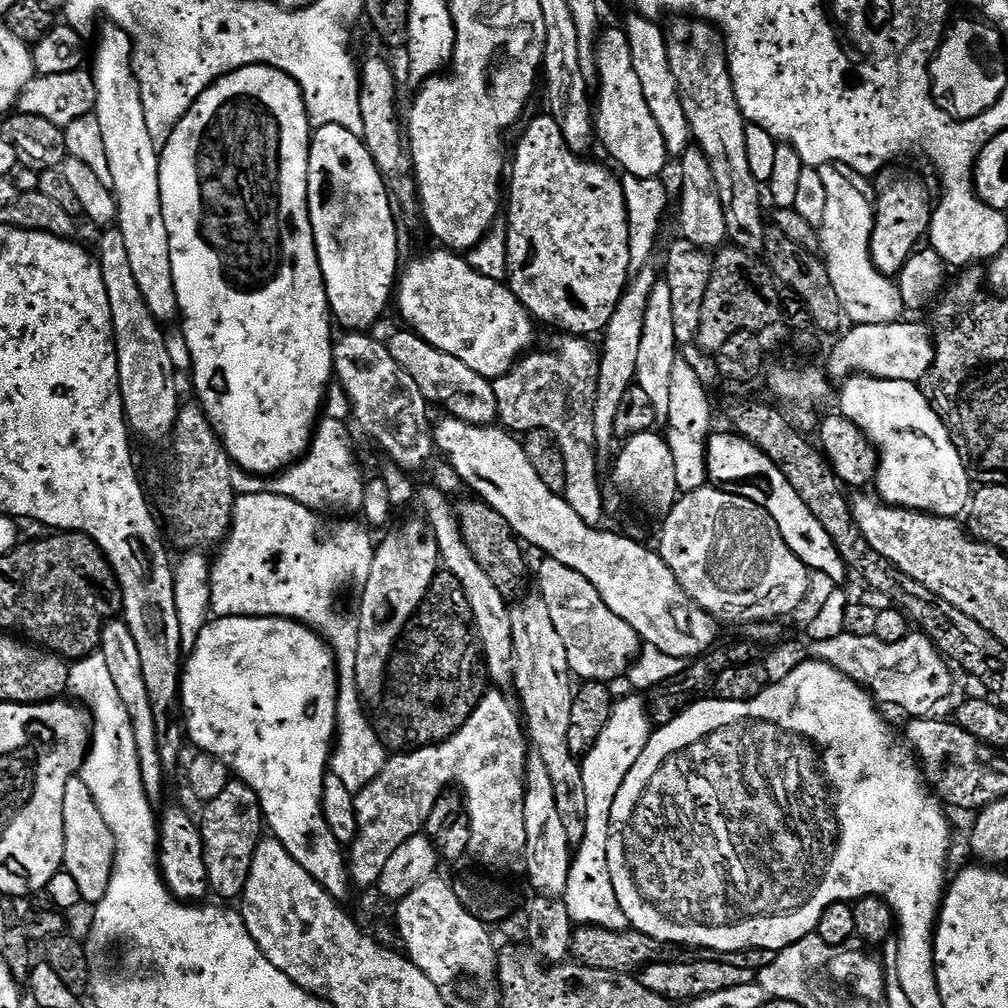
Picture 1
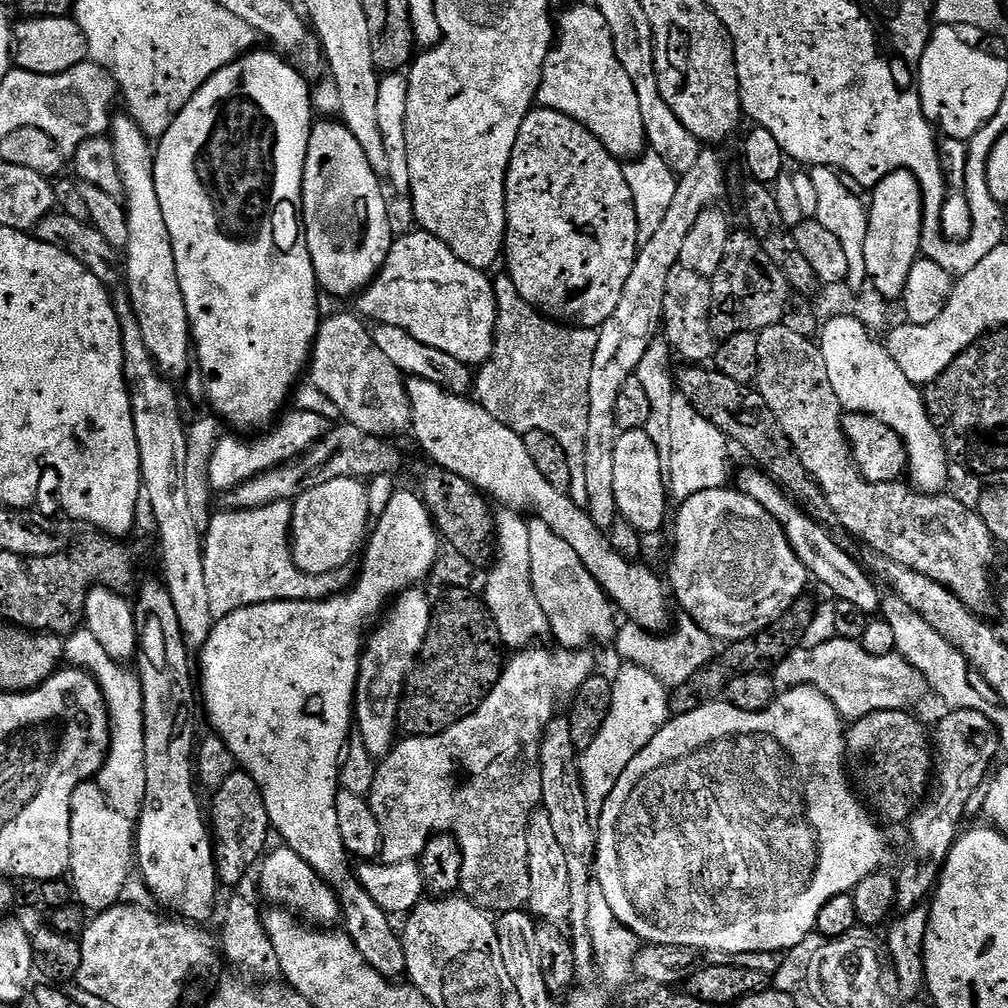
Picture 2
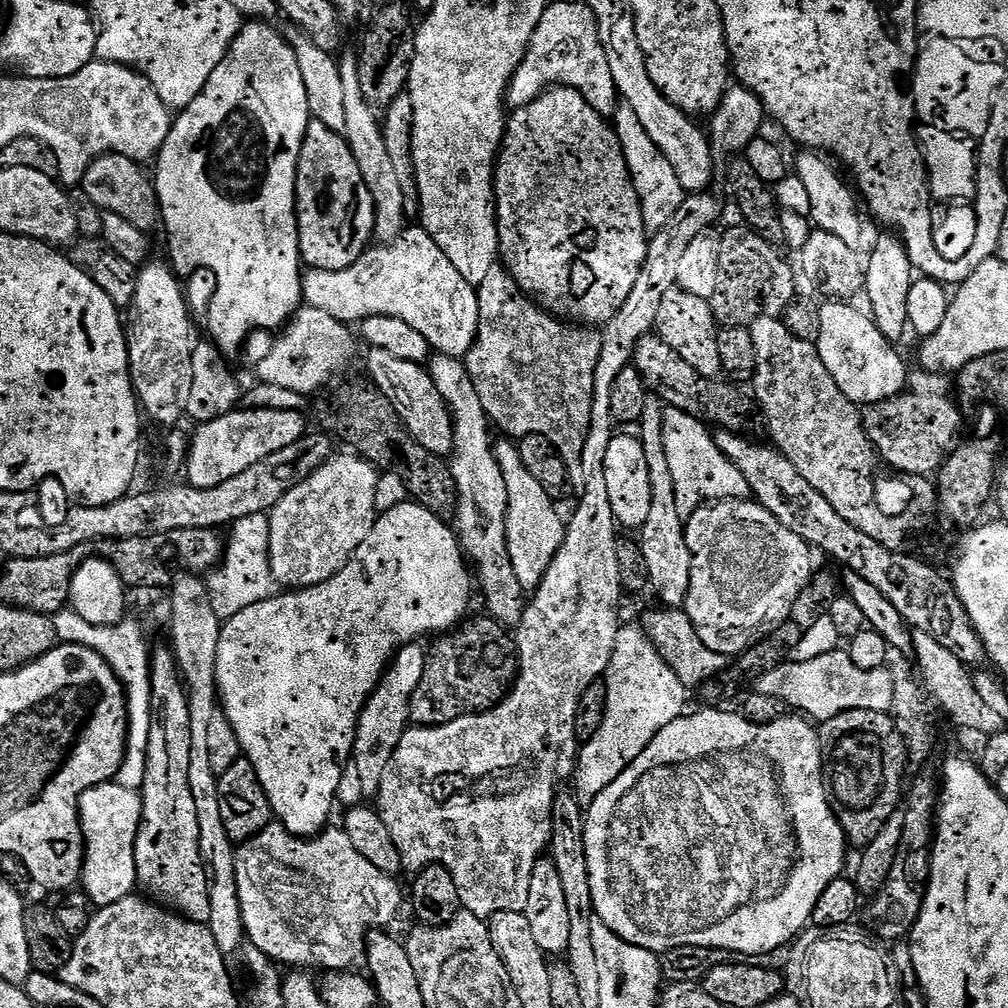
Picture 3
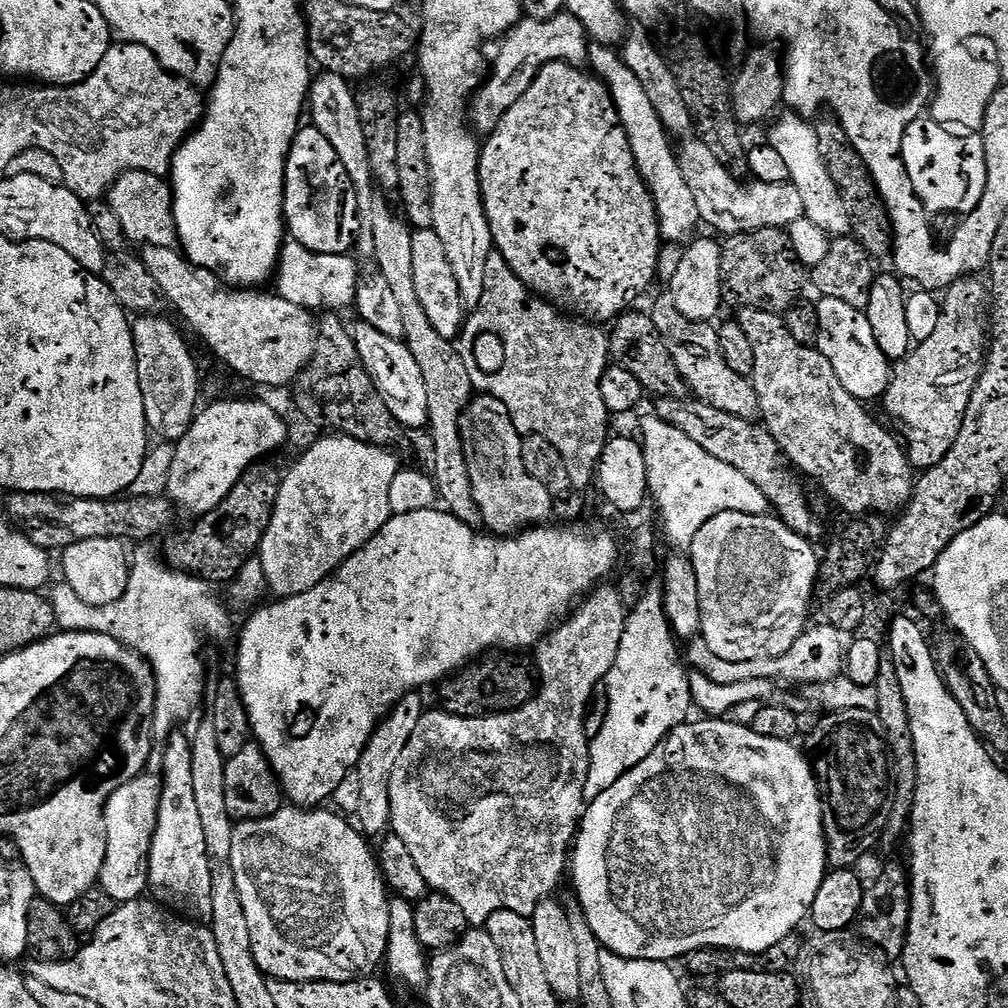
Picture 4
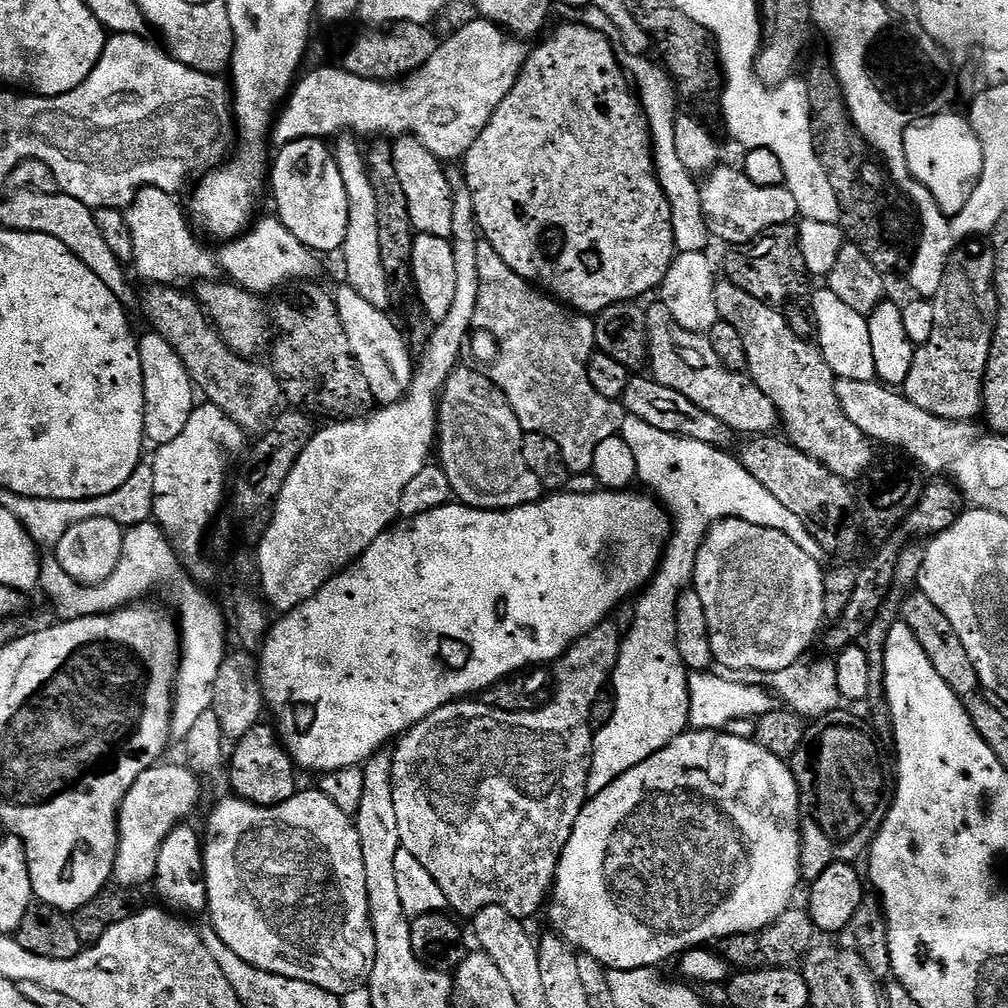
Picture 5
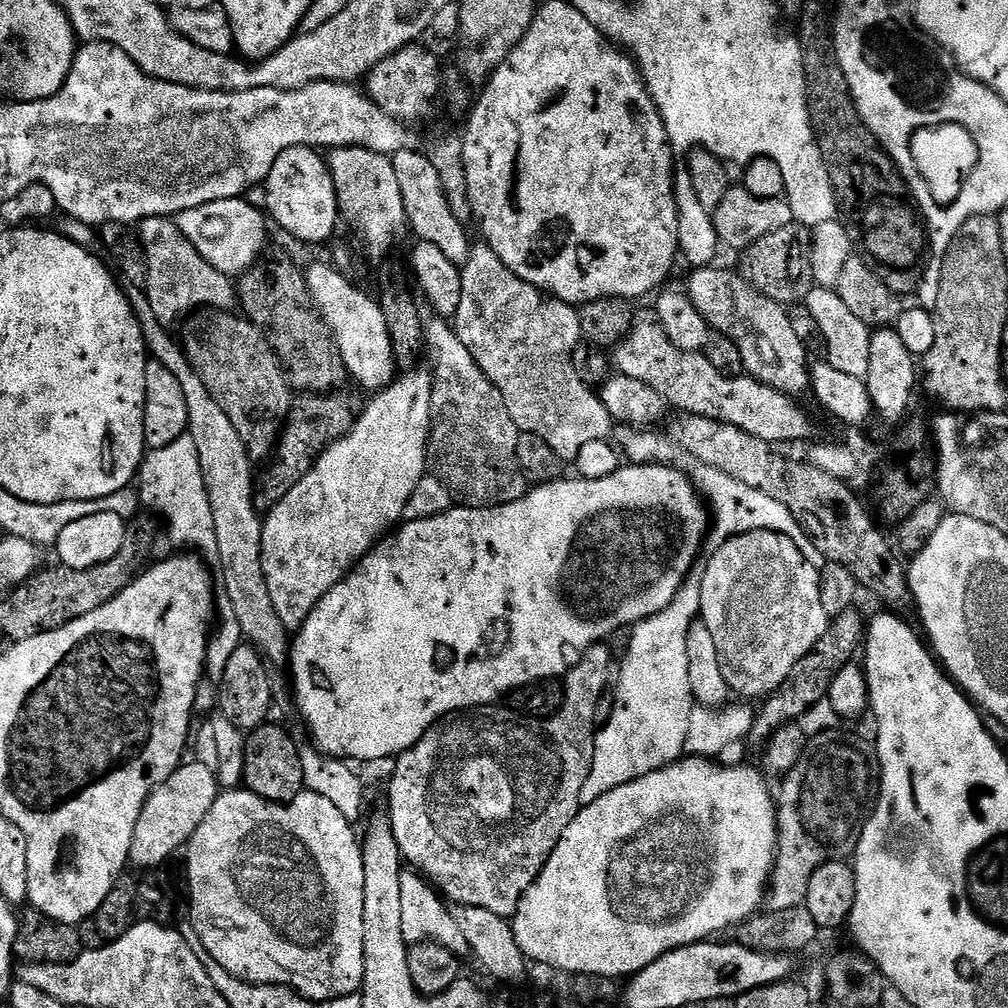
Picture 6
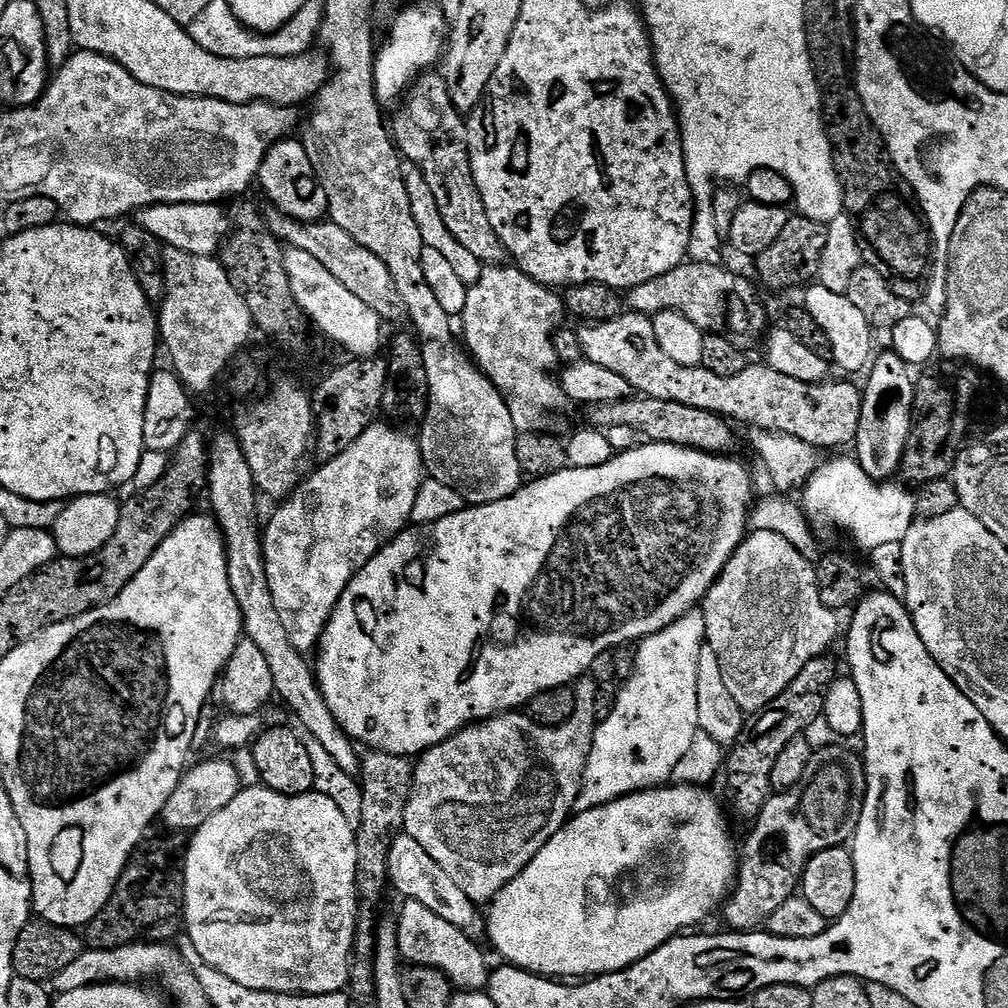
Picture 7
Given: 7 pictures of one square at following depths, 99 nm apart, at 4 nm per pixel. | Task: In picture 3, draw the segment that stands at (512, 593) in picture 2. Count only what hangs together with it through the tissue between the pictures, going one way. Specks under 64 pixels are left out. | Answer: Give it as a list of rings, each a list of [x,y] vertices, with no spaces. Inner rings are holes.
[[[433,355],[430,371],[434,386],[438,386],[438,394],[442,394],[448,403],[454,423],[454,447],[450,453],[452,477],[456,483],[454,531],[467,559],[480,567],[478,588],[480,584],[488,599],[487,611],[492,619],[499,620],[505,626],[515,626],[524,616],[526,589],[518,582],[518,574],[514,574],[508,553],[506,478],[502,478],[502,470],[493,452],[494,440],[488,437],[490,421],[463,359]]]

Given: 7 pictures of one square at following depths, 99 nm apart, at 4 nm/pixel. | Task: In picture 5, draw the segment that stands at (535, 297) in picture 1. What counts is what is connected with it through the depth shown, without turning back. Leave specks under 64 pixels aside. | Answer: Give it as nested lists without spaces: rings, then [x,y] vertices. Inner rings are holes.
[[[564,24],[541,48],[532,48],[528,54],[528,61],[524,63],[524,68],[520,71],[520,76],[514,82],[514,90],[510,90],[510,94],[506,94],[506,98],[502,98],[502,102],[498,106],[498,110],[494,110],[494,114],[490,118],[490,122],[486,126],[486,130],[482,130],[482,134],[478,134],[478,138],[474,142],[474,146],[470,146],[470,150],[462,158],[464,164],[464,172],[468,175],[466,187],[468,193],[472,195],[472,209],[476,215],[476,226],[479,235],[487,241],[490,246],[494,246],[494,250],[498,250],[498,258],[502,258],[502,262],[506,262],[506,266],[510,266],[510,270],[514,270],[529,284],[537,289],[543,290],[545,293],[551,294],[559,303],[581,313],[581,314],[599,314],[602,310],[606,310],[615,304],[635,301],[636,296],[644,296],[651,288],[659,289],[664,283],[666,274],[670,270],[673,260],[676,259],[678,253],[676,243],[674,242],[674,226],[672,225],[672,214],[670,212],[670,202],[666,198],[666,194],[662,190],[662,186],[656,177],[656,164],[652,161],[652,135],[648,133],[648,120],[644,117],[644,110],[640,107],[640,101],[633,89],[630,87],[629,77],[626,75],[625,65],[622,60],[616,57],[616,52],[612,49],[612,44],[600,32],[595,32],[592,28],[587,28],[584,24]]]

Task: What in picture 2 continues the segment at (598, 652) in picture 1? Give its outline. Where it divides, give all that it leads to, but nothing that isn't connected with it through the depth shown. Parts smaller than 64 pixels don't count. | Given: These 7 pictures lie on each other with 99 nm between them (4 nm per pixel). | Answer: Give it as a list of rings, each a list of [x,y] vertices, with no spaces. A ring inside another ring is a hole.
[[[532,518],[528,520],[530,530],[530,574],[534,582],[534,594],[538,598],[538,606],[542,606],[542,614],[546,614],[551,635],[556,635],[556,640],[561,649],[584,650],[589,647],[591,640],[611,641],[617,635],[618,621],[614,605],[604,593],[604,587],[592,577],[590,570],[582,566],[582,558],[574,554],[574,546],[566,542],[566,538],[558,538],[546,522]]]

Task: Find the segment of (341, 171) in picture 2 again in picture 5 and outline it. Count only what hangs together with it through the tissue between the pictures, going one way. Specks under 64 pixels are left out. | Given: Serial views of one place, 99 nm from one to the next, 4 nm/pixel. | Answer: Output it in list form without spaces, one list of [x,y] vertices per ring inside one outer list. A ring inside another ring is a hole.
[[[299,140],[283,145],[276,156],[276,165],[270,168],[270,192],[276,195],[275,215],[302,242],[317,254],[343,249],[348,225],[348,199],[346,186],[342,186],[342,174],[338,174],[338,162],[333,149],[324,140]]]

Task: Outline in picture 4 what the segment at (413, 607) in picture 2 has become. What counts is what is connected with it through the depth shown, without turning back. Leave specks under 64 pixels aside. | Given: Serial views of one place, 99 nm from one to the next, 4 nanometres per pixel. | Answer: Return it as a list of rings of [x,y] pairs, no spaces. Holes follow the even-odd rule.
[[[409,694],[403,696],[399,702],[393,706],[392,711],[377,724],[370,742],[362,750],[362,758],[356,763],[355,772],[358,774],[362,803],[358,805],[355,812],[355,819],[358,827],[365,837],[380,838],[389,831],[392,823],[390,814],[390,774],[394,774],[394,766],[398,763],[398,758],[402,755],[402,750],[406,750],[406,742],[410,742],[410,734],[418,730],[418,722],[423,718],[426,705],[420,694]]]

